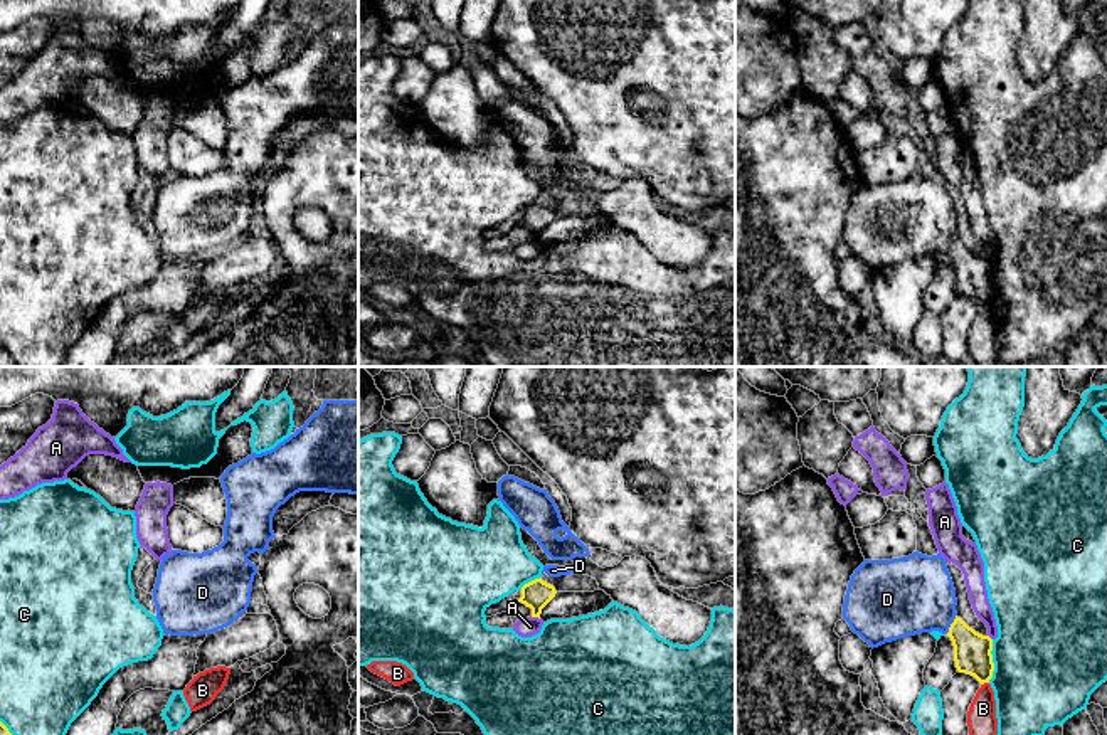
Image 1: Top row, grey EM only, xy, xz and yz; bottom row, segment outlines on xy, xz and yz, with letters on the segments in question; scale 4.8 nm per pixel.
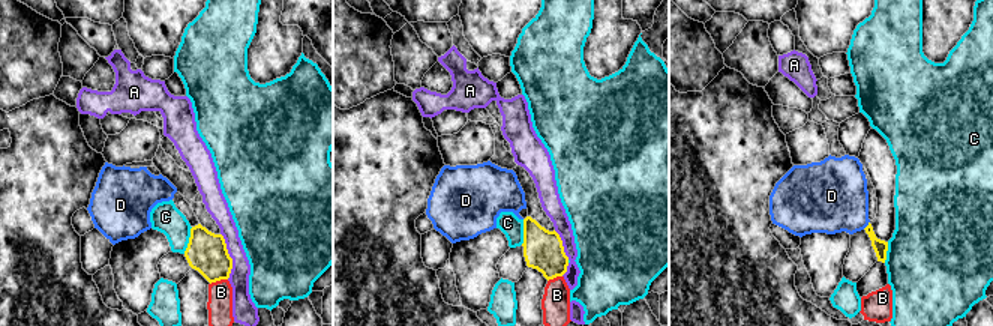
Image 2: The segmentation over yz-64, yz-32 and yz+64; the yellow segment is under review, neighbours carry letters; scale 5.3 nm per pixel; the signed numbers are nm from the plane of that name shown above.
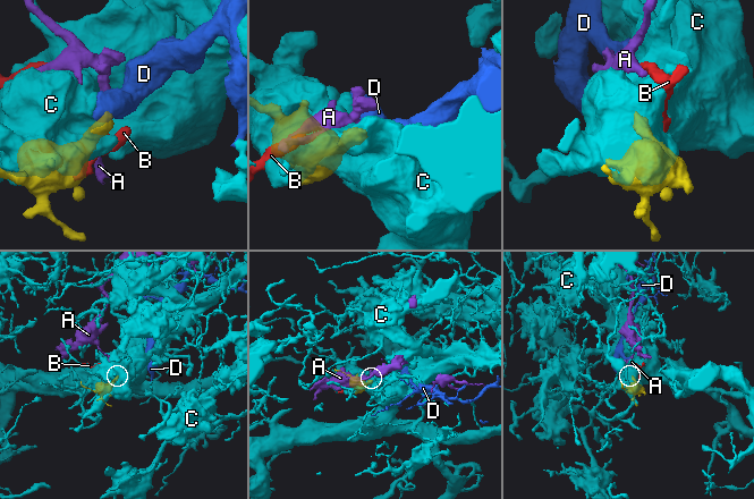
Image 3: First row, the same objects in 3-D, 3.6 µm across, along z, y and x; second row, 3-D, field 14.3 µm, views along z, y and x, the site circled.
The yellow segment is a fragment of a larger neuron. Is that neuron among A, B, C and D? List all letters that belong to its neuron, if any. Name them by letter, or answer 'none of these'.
D

